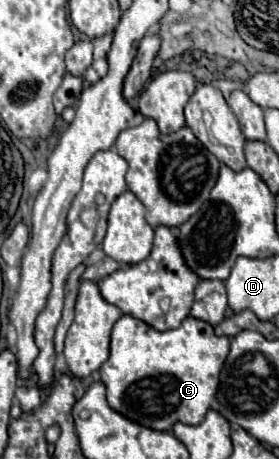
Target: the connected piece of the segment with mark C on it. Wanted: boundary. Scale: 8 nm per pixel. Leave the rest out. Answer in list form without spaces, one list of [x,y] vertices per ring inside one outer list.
[[[122,315],[112,329],[110,357],[98,369],[110,407],[156,431],[170,431],[176,419],[198,425],[216,397],[228,345],[228,337],[218,337],[212,325],[194,317],[186,317],[178,329],[156,331],[140,319]]]

